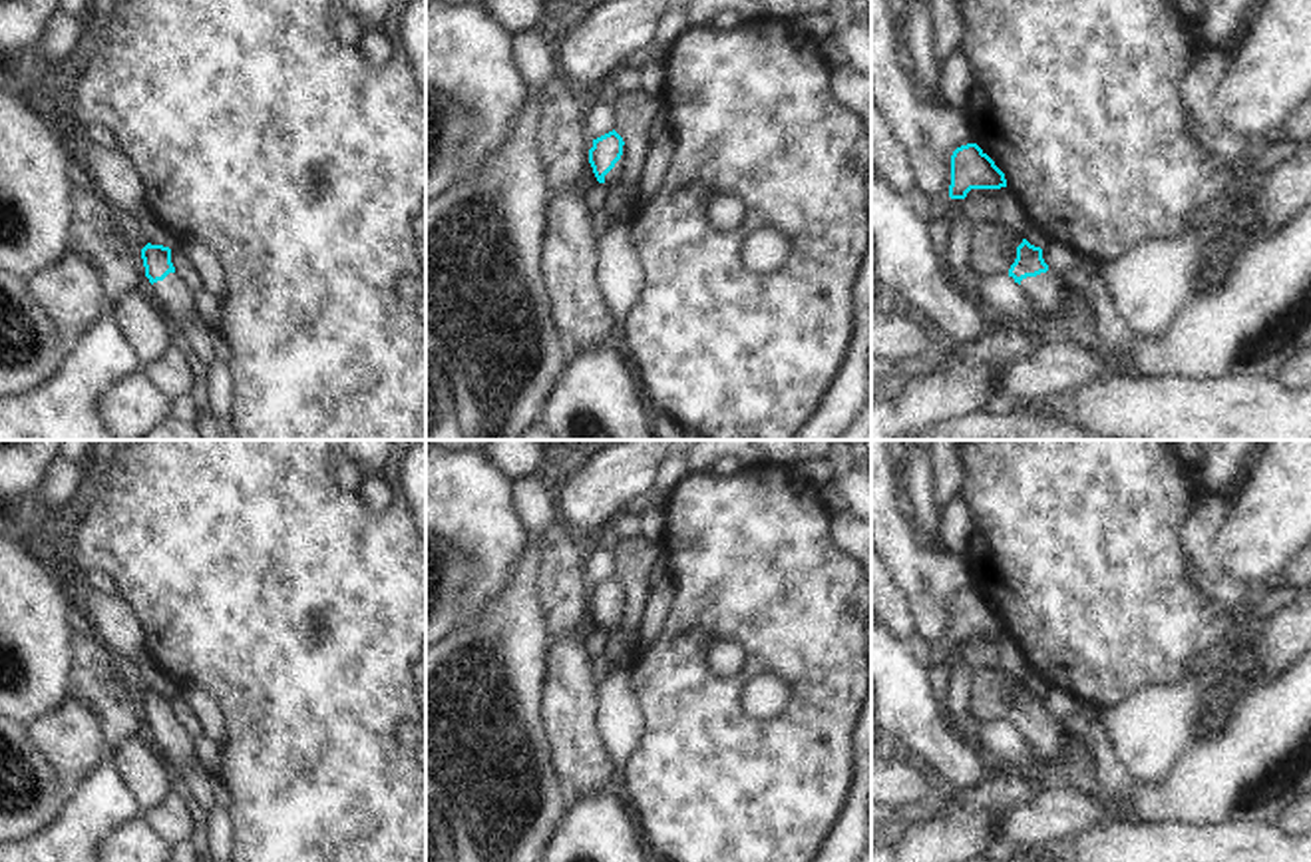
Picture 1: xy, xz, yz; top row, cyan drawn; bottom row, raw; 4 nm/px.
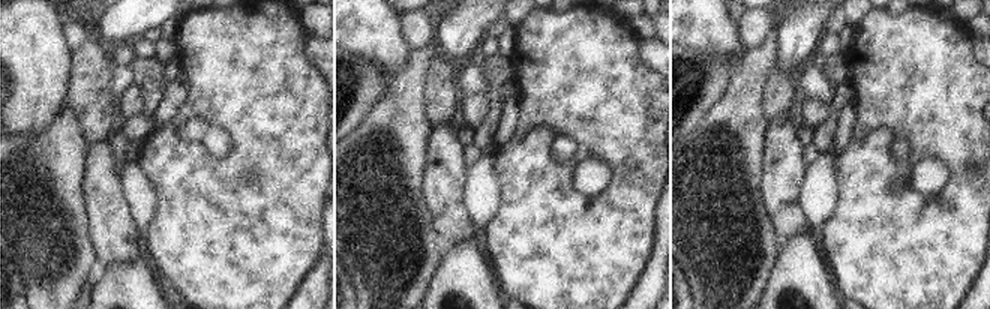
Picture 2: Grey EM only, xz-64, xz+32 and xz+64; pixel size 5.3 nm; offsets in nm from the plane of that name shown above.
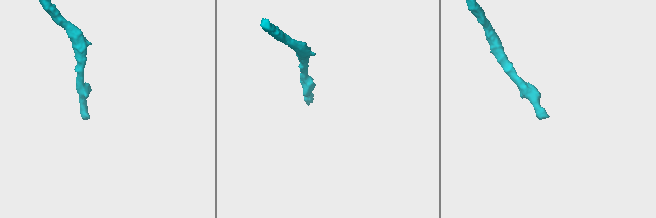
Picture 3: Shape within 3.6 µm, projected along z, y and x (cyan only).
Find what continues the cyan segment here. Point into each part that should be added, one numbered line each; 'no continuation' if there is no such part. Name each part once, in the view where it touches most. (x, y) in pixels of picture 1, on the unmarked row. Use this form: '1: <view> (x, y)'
1: yz (1045, 737)

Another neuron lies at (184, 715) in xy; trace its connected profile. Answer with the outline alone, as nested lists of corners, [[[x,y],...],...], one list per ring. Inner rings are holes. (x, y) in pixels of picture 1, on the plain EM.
[[[175,691],[171,695],[171,709],[175,713],[175,721],[179,723],[179,727],[191,737],[191,739],[201,739],[203,731],[195,719],[195,715],[191,713],[191,709],[187,707],[185,699],[181,697],[179,691]]]

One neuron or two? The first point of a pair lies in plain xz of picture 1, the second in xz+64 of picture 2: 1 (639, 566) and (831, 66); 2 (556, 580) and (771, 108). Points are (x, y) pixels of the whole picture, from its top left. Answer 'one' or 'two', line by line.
1: one
2: one

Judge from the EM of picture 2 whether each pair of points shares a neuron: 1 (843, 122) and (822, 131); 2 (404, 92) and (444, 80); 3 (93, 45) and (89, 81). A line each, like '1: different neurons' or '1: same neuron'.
1: different neurons
2: different neurons
3: same neuron

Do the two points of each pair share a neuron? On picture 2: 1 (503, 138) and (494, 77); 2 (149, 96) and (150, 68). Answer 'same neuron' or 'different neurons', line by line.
1: different neurons
2: same neuron

